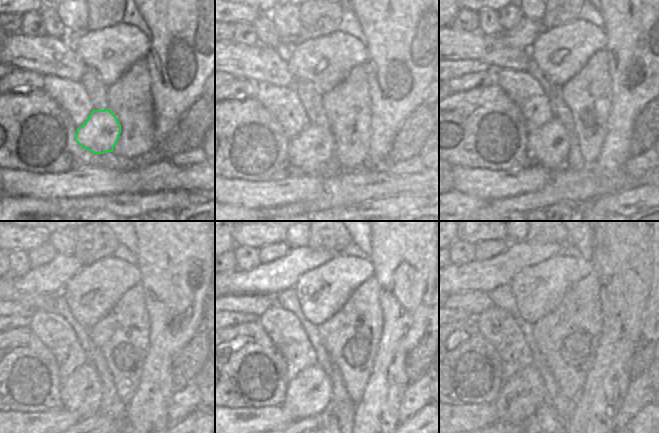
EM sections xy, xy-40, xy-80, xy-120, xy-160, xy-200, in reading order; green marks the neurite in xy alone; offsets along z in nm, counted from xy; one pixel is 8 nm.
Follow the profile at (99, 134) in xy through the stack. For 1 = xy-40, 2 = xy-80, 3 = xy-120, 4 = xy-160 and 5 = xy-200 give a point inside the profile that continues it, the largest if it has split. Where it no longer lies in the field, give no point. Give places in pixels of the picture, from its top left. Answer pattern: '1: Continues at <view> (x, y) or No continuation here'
1: Continues at xy-40 (314, 147)
2: Continues at xy-80 (547, 146)
3: Continues at xy-120 (82, 392)
4: Continues at xy-160 (308, 394)
5: Continues at xy-200 (519, 398)

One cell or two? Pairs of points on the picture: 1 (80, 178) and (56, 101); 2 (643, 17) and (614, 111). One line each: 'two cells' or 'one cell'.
1: one cell
2: one cell

